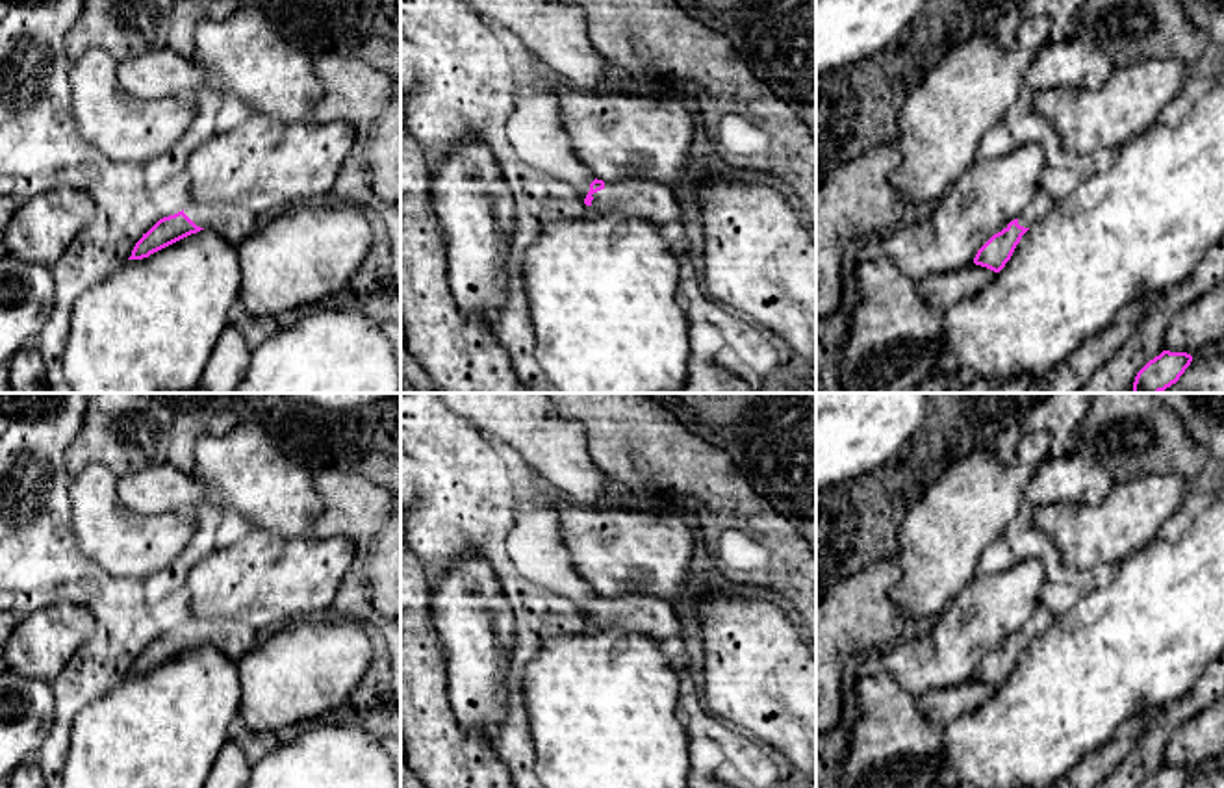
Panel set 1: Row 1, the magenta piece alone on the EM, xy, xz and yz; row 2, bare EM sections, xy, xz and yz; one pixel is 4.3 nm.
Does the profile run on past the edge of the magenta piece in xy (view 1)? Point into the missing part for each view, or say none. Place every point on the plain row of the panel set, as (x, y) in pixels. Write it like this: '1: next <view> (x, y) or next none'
1: next xy (232, 636)

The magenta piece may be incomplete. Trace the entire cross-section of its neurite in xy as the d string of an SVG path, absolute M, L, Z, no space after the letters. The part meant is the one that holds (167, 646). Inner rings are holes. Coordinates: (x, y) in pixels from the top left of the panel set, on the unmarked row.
M189 617L182 627L159 634L147 649L143 649L128 675L148 673L150 669L204 643L221 649L224 655L237 662L258 642L258 630L239 619Z

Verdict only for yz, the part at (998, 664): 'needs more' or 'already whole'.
needs more

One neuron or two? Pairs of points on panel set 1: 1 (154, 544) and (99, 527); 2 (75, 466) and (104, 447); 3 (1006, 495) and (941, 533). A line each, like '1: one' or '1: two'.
1: one
2: one
3: one

